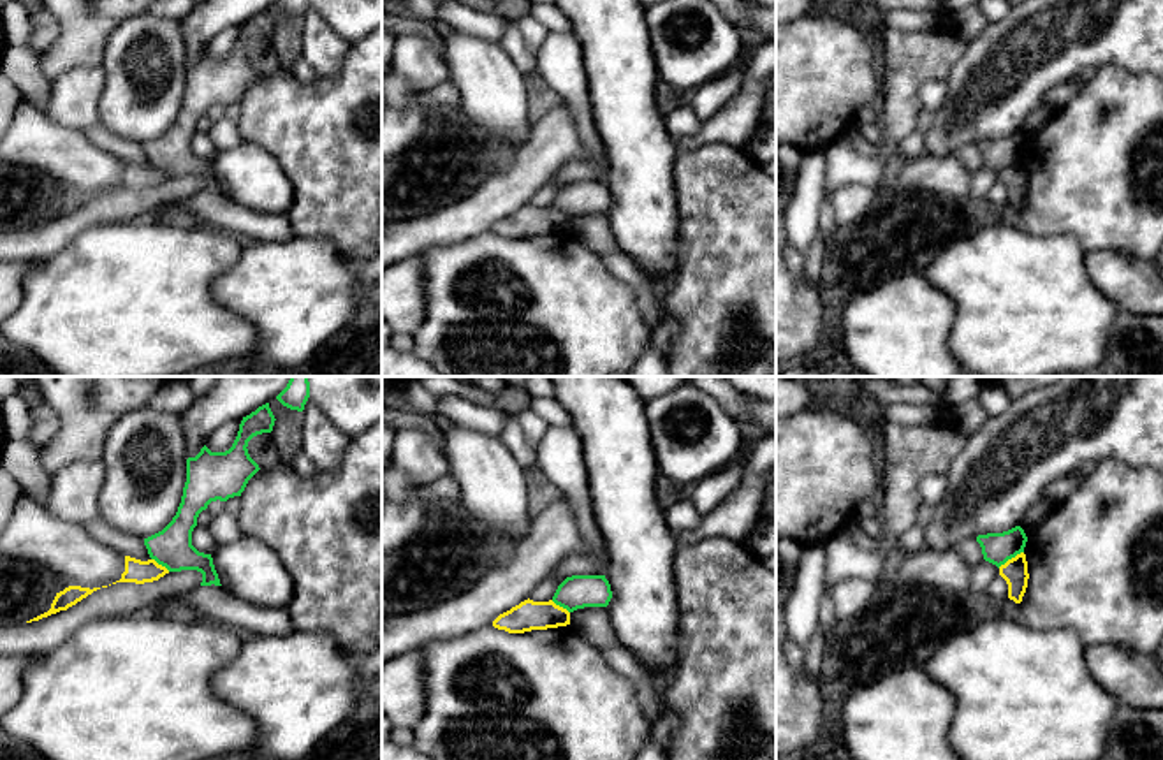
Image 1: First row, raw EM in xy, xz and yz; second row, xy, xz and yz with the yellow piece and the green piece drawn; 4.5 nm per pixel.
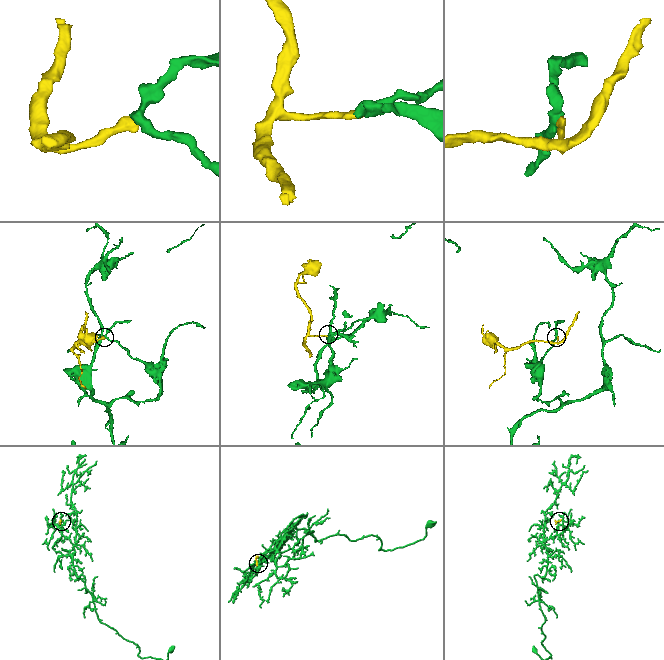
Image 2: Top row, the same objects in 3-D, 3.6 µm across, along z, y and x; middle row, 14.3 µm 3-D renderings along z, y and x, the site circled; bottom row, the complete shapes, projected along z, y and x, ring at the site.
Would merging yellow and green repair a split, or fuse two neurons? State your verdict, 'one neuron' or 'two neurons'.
two neurons

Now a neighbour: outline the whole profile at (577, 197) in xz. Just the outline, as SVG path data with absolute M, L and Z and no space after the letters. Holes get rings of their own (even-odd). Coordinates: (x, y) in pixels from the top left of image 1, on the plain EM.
M572 181L556 195L552 208L568 218L584 213L607 213L612 204L605 181Z

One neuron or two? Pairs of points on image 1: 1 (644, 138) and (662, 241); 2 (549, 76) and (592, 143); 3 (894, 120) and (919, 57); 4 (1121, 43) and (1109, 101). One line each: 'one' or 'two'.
1: one
2: one
3: one
4: two

